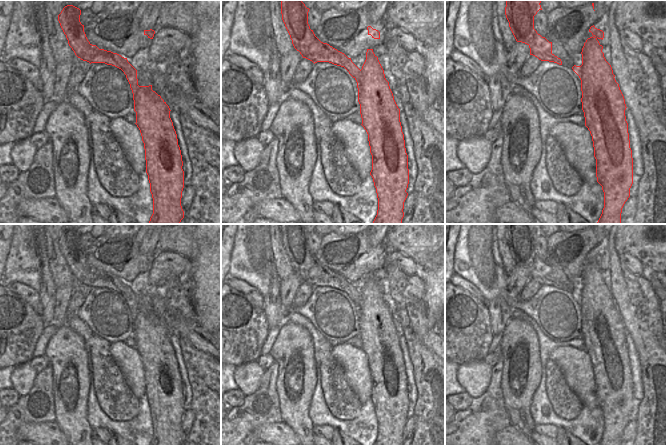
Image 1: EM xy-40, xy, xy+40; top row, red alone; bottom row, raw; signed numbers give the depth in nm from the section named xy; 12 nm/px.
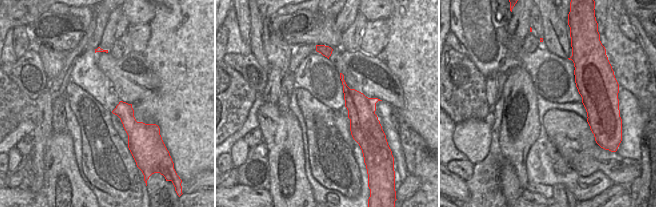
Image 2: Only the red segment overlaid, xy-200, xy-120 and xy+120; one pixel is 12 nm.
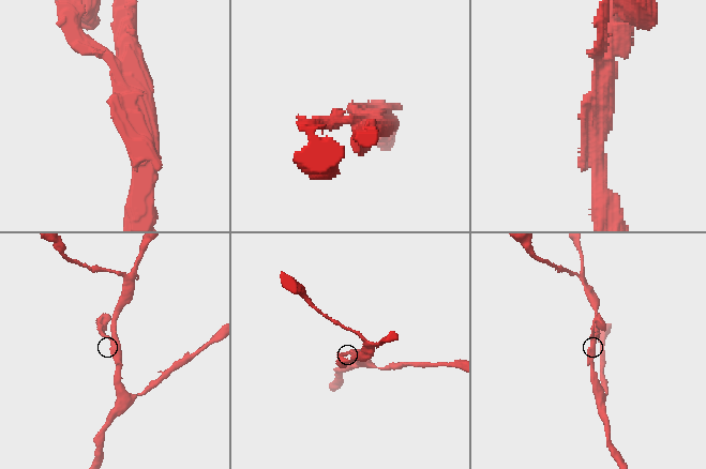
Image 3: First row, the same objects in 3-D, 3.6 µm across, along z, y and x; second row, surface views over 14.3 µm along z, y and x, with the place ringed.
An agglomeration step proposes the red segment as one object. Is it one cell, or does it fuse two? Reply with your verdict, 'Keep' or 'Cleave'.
Cleave

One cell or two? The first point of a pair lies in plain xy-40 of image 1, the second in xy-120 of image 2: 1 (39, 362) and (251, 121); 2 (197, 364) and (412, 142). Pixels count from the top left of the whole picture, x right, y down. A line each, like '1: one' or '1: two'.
1: two
2: one

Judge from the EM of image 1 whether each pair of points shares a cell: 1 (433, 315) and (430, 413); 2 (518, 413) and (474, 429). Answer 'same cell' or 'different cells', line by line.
1: different cells
2: different cells

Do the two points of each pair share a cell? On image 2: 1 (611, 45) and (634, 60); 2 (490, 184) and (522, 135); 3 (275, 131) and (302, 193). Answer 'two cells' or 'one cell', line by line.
1: one cell
2: two cells
3: one cell

